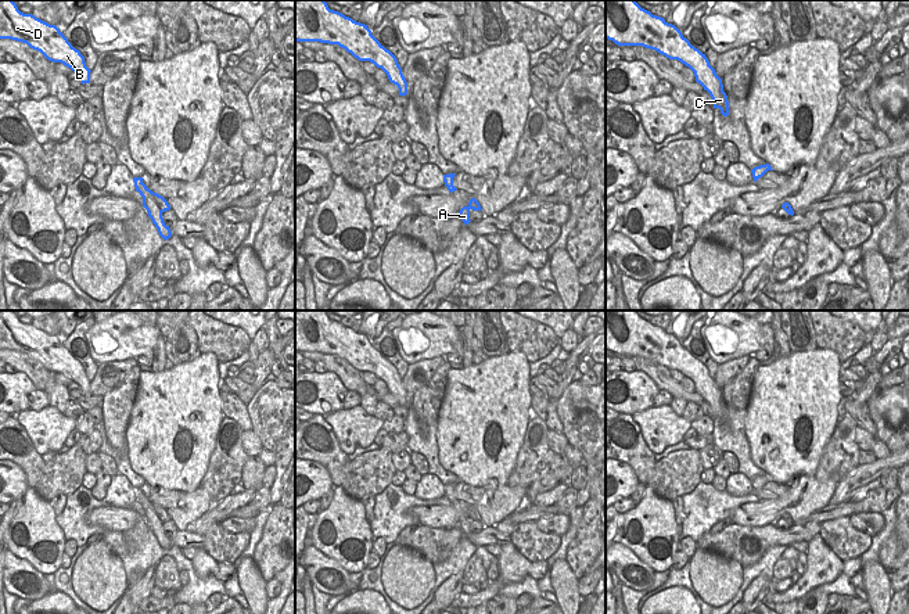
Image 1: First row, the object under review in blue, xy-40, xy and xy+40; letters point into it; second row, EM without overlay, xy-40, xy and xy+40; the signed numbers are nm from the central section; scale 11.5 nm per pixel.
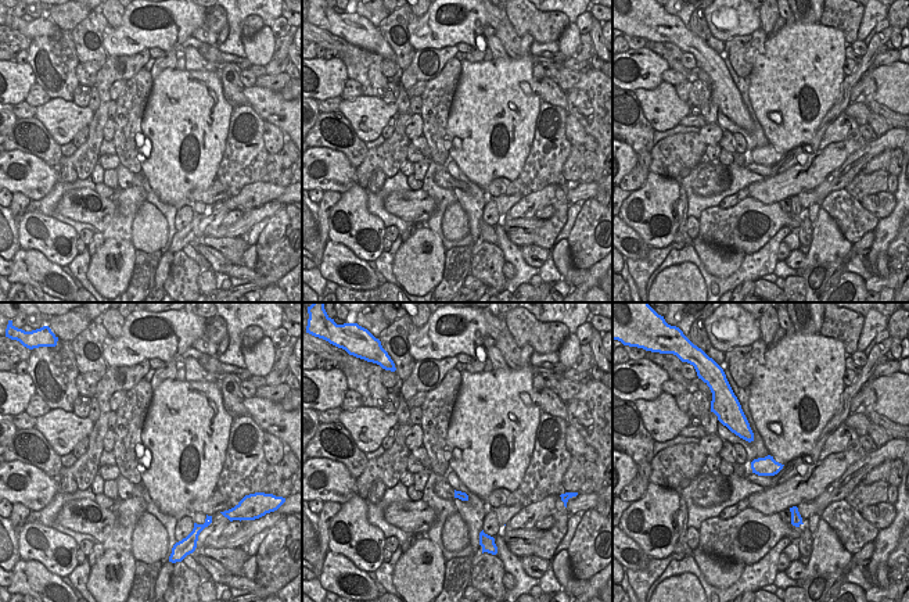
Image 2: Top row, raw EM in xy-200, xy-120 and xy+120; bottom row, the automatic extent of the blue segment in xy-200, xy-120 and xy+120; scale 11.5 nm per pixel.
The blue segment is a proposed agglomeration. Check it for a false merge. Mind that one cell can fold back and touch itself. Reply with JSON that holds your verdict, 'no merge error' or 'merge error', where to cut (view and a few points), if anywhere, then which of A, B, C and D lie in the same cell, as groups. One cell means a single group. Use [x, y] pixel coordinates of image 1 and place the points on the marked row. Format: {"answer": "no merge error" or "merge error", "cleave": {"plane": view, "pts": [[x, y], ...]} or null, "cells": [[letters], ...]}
{"answer": "merge error", "cleave": {"plane": "xy", "pts": [[453, 173], [444, 176]]}, "cells": [["A"], ["B", "C", "D"]]}

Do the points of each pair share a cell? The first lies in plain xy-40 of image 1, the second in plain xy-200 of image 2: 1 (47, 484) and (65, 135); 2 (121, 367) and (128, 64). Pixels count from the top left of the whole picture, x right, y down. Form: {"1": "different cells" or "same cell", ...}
{"1": "different cells", "2": "same cell"}

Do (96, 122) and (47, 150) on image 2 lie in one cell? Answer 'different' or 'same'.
different

